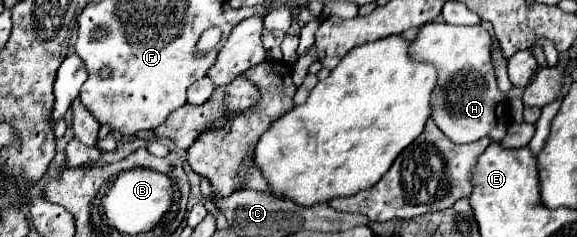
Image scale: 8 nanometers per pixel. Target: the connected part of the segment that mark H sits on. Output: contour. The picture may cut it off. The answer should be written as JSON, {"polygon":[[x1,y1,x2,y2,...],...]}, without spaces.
{"polygon":[[433,21,421,27,409,49,413,59,433,63,439,71,437,85,431,93,431,119,455,143,473,143,481,137,501,141,507,135,509,115,505,97,497,87,491,45,493,39,481,25,447,25,445,21]]}

